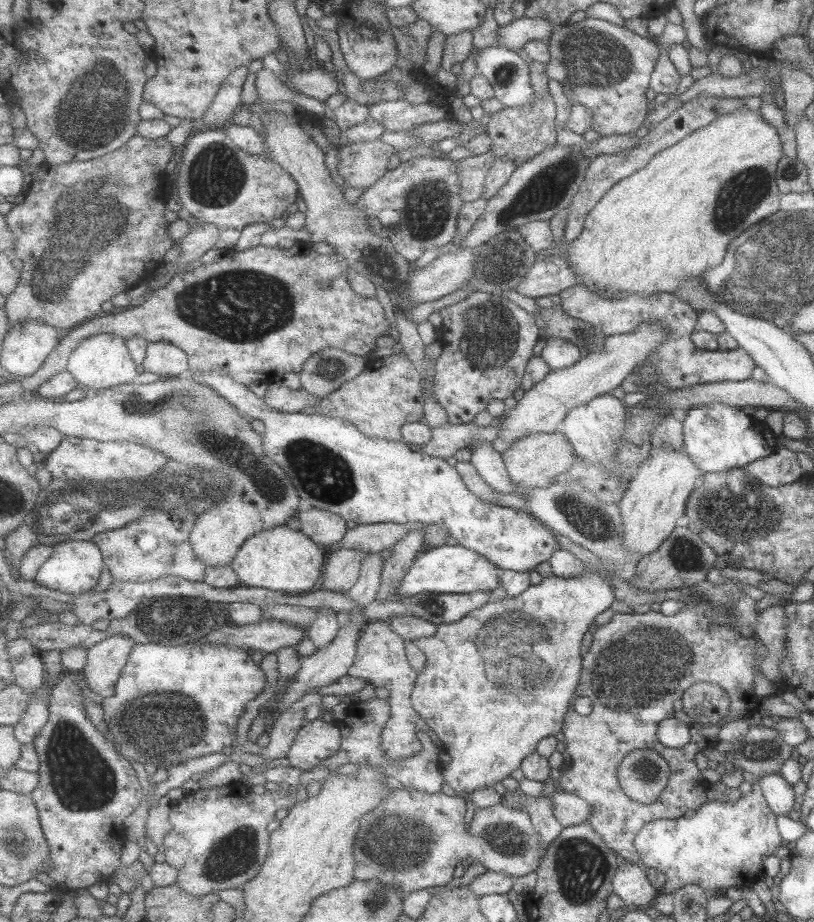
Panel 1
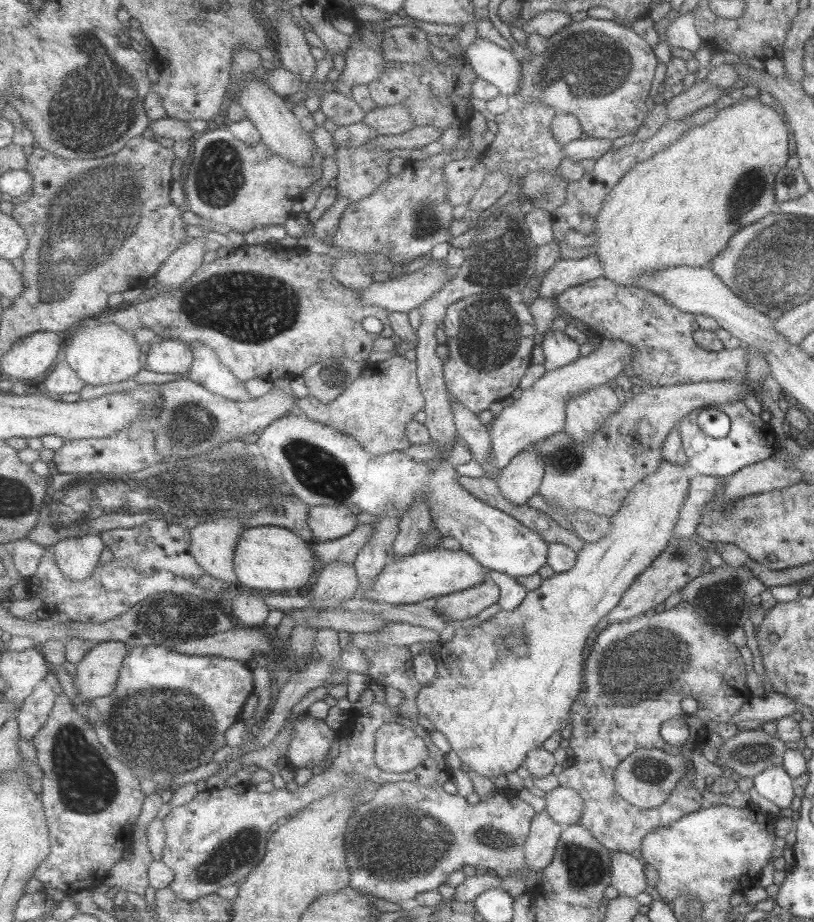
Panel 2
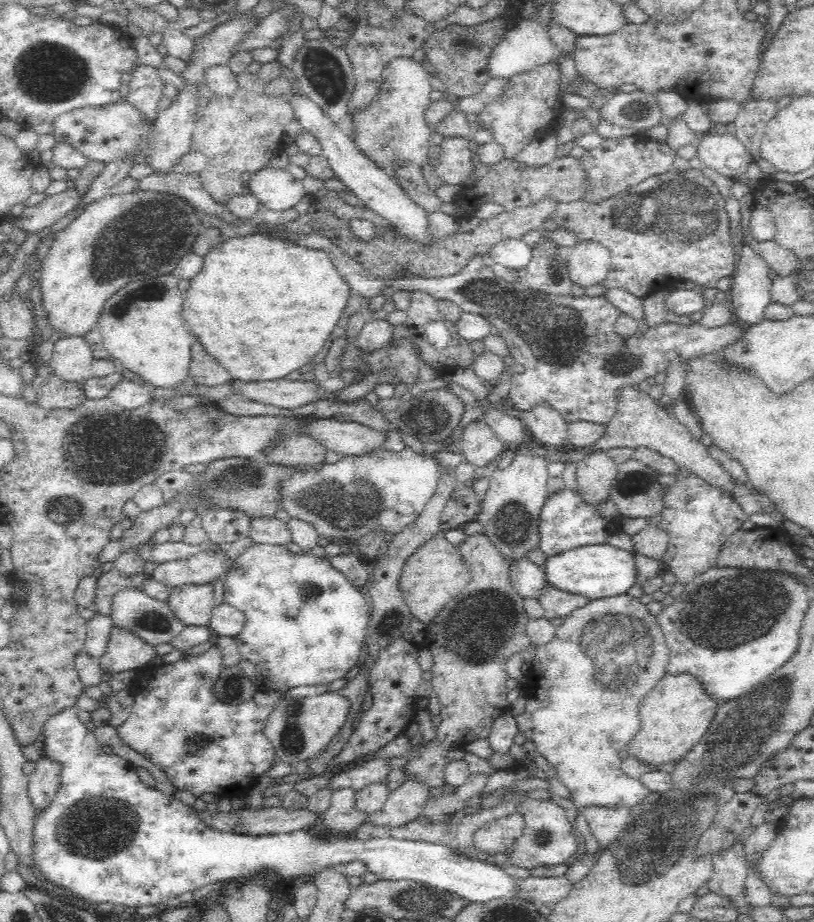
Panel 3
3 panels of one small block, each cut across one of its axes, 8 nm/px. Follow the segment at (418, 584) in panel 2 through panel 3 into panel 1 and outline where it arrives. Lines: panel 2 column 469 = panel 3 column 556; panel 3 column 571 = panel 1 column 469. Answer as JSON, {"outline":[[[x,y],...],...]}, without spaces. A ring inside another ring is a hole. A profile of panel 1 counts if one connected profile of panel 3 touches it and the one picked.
{"outline":[[[458,543],[431,548],[421,552],[407,573],[403,583],[399,585],[401,599],[407,596],[417,596],[419,592],[443,592],[443,594],[472,593],[475,591],[491,591],[501,586],[504,569],[499,568],[494,561],[487,560],[479,552]]]}

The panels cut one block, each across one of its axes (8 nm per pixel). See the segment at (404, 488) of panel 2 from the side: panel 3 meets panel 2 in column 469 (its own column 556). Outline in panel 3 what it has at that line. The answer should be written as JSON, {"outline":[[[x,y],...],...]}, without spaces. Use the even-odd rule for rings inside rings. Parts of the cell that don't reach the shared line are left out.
{"outline":[[[563,485],[558,492],[550,493],[547,499],[539,525],[541,532],[539,549],[546,557],[586,544],[604,544],[609,540],[610,535],[606,531],[607,521],[595,512],[595,508],[586,505],[578,493],[568,490]]]}

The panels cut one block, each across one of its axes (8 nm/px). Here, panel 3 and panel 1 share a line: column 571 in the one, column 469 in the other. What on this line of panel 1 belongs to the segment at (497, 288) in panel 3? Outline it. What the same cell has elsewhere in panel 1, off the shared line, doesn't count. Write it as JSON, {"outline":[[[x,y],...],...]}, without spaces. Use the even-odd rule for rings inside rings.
{"outline":[[[488,292],[468,294],[462,301],[440,309],[443,318],[442,354],[436,359],[434,392],[437,401],[447,410],[450,424],[467,424],[477,414],[487,411],[493,400],[505,400],[522,388],[535,345],[543,338],[542,328],[534,313],[521,308],[505,295],[490,295]]]}

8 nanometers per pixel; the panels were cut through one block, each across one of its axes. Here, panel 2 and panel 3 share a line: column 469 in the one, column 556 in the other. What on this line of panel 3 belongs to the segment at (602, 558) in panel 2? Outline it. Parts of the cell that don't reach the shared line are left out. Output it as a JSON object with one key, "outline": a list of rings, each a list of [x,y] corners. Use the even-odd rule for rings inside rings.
{"outline":[[[627,593],[616,596],[609,596],[606,598],[591,599],[586,606],[573,610],[561,625],[555,628],[554,638],[543,645],[537,645],[534,660],[531,662],[530,672],[532,676],[526,680],[532,680],[538,684],[536,690],[526,690],[522,688],[523,695],[526,698],[525,711],[516,715],[518,721],[519,732],[523,734],[526,739],[530,739],[535,744],[535,750],[546,760],[550,767],[554,767],[558,772],[558,779],[567,787],[569,794],[572,795],[570,800],[574,806],[579,809],[584,807],[604,807],[604,808],[618,808],[618,807],[636,807],[644,799],[648,798],[650,790],[640,782],[637,777],[632,778],[628,776],[621,769],[621,760],[618,753],[626,749],[626,744],[630,742],[630,738],[634,736],[639,729],[638,722],[638,702],[646,696],[648,692],[662,677],[666,675],[666,664],[669,660],[669,649],[667,642],[658,626],[656,617],[648,610],[645,604],[638,601],[636,597],[631,597]]]}

